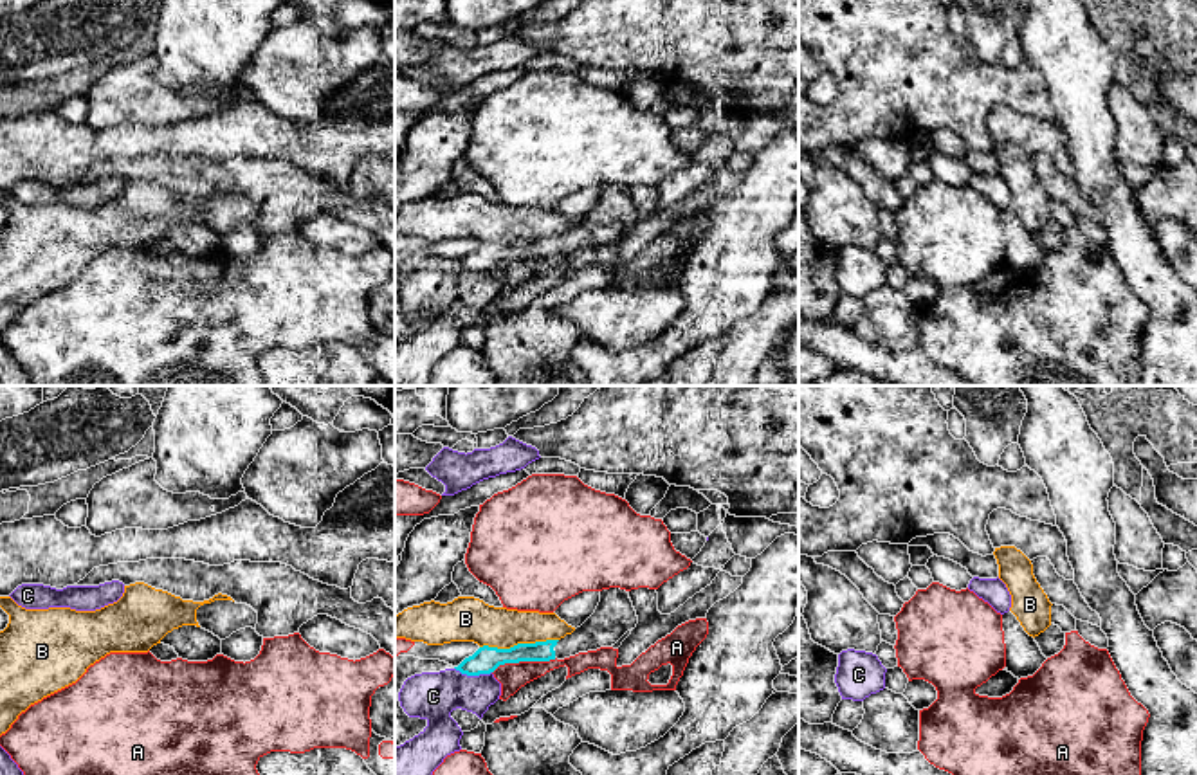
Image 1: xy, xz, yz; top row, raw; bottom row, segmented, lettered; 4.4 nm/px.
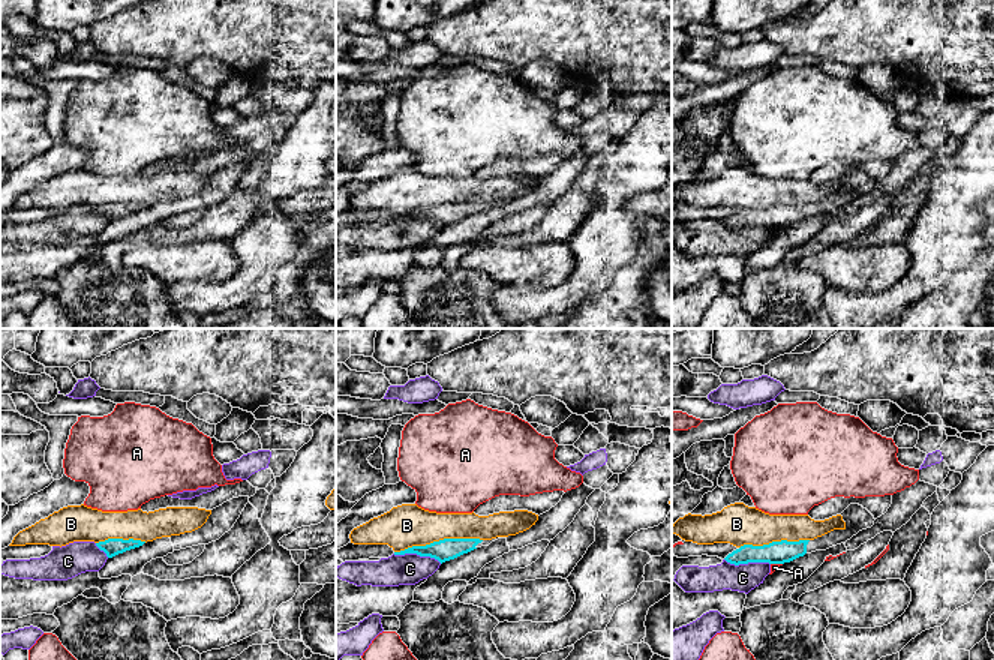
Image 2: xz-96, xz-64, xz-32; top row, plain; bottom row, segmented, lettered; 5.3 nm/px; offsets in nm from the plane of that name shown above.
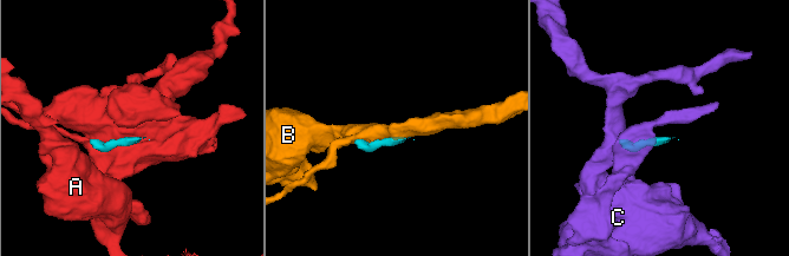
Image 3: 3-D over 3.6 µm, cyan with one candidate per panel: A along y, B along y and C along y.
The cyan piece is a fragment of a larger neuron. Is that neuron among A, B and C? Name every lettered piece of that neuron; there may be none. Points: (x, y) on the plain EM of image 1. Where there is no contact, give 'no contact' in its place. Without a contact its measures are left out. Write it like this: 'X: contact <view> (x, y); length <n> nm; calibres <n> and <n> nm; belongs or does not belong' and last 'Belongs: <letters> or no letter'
A: contact xz (523, 256); length 300 nm; calibres 120 and 120 nm; does not belong
B: contact xz (518, 240); length 360 nm; calibres 120 and 200 nm; does not belong
C: contact xz (473, 271); length 170 nm; calibres 120 and 220 nm; does not belong
Belongs: no letter

